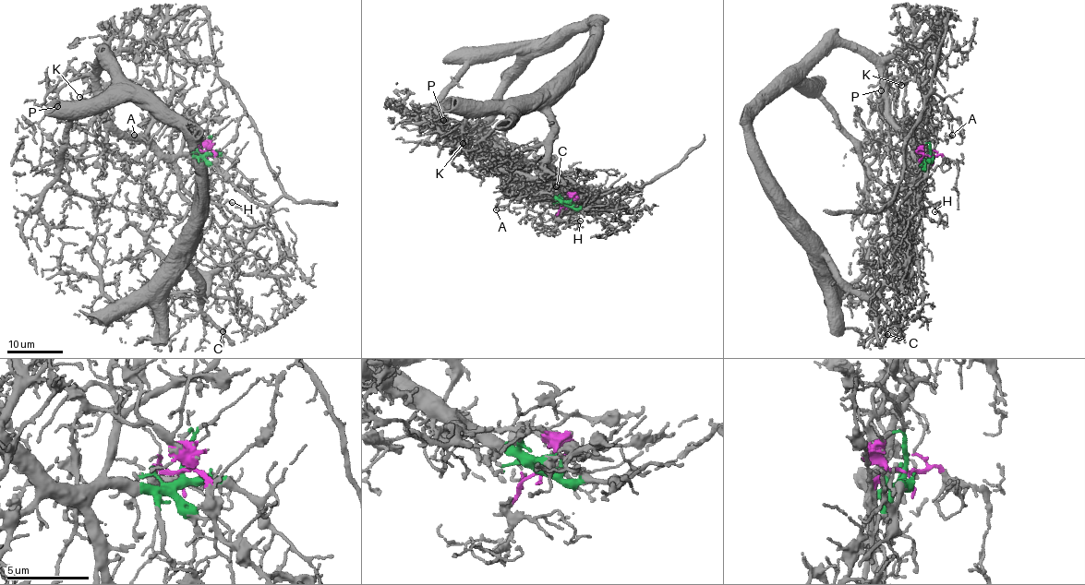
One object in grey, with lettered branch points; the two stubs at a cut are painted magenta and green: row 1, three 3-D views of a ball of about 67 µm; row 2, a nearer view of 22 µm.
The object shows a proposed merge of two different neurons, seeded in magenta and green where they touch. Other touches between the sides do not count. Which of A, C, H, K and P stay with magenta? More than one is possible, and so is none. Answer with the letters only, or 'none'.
A, H

